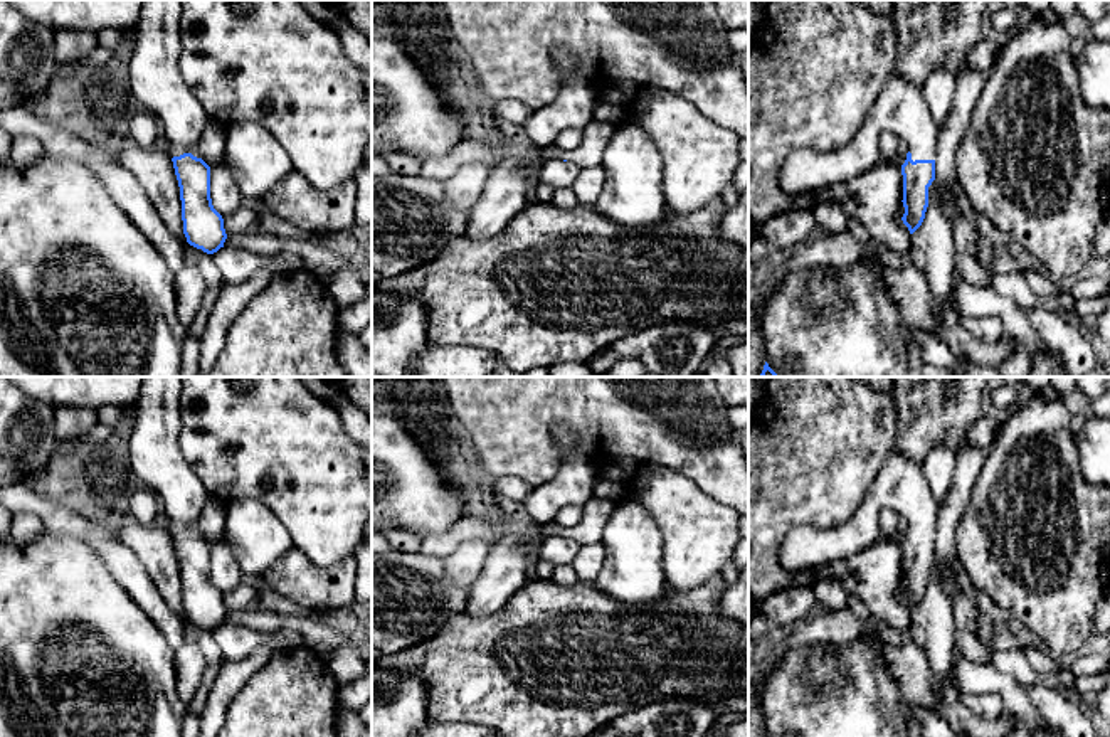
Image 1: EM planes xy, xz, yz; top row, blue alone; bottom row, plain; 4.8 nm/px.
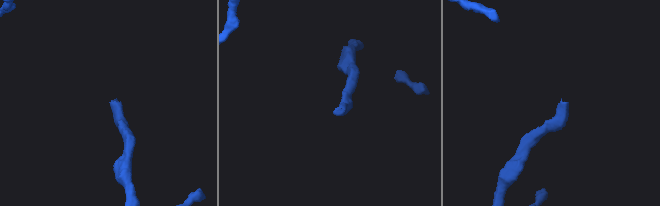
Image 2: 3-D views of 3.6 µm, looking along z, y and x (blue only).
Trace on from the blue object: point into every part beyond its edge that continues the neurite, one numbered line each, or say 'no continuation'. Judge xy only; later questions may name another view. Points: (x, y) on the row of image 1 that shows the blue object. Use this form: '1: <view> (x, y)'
1: xy (155, 78)

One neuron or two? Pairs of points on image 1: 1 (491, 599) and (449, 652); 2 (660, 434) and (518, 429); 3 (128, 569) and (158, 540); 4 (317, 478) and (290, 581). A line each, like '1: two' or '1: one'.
1: two
2: one
3: two
4: two

